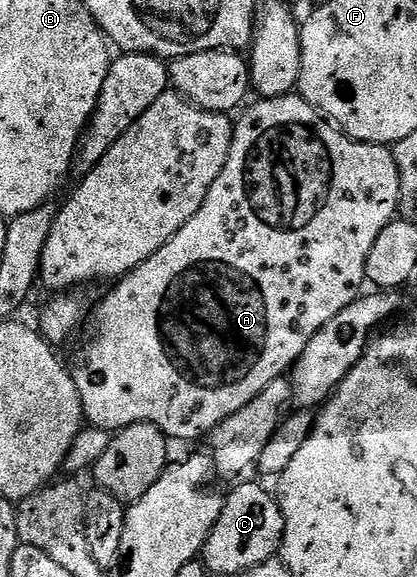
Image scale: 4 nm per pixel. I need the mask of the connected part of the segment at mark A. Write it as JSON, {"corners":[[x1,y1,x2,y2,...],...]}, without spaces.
{"corners":[[299,93,273,99,257,98,255,102,240,120,235,120,230,157,222,173,218,173,218,181,210,185,210,193,206,201,202,201,202,209,198,209,198,213,194,213,194,217,190,217,190,221,186,221,186,225,182,225,176,236,166,241,154,257,142,261,142,265,123,276,113,286,117,287,93,311,91,308,90,323,92,319,96,336,77,349,72,363,70,359,72,380,74,385,78,385,87,426,115,433,135,423,149,423,172,441,211,436,219,423,250,405,250,401,254,401,270,381,285,378,296,366,306,345,310,345,310,337,314,337,326,321,334,321,334,317,338,317,346,305,360,298,365,290,370,249,374,247,374,241,378,241,378,233,397,218,400,210,399,173,393,148,350,138,311,107]]}

